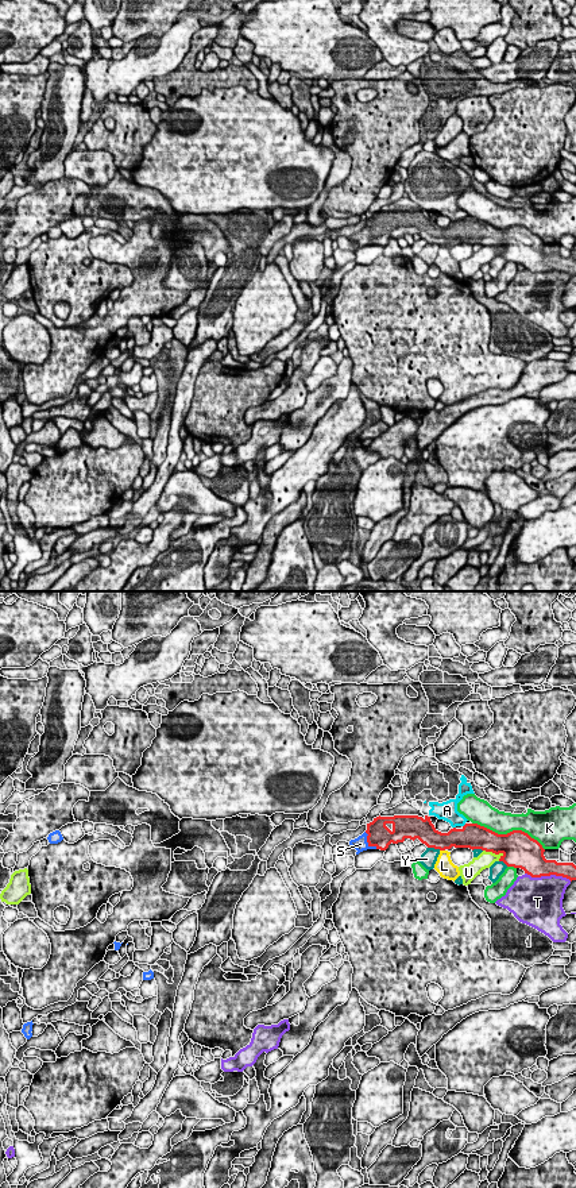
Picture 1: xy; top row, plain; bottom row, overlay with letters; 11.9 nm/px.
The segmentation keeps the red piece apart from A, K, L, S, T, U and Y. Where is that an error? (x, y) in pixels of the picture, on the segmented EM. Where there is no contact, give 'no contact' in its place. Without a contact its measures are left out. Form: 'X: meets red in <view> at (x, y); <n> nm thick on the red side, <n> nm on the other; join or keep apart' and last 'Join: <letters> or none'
A: meets red in xy at (464, 825); 300 nm thick on the red side, 220 nm on the other; keep apart
K: meets red in xy at (509, 833); 420 nm thick on the red side, 280 nm on the other; keep apart
L: meets red in xy at (443, 849); 240 nm thick on the red side, 220 nm on the other; keep apart
S: meets red in xy at (367, 841); 280 nm thick on the red side, 170 nm on the other; join
T: meets red in xy at (548, 875); 300 nm thick on the red side, 460 nm on the other; keep apart
U: meets red in xy at (494, 852); 320 nm thick on the red side, 190 nm on the other; keep apart
Y: meets red in xy at (435, 848); 240 nm thick on the red side, 200 nm on the other; keep apart
Join: S

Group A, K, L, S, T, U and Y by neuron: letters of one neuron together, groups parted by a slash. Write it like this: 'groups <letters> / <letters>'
groups A / K / L / S / T / U / Y

